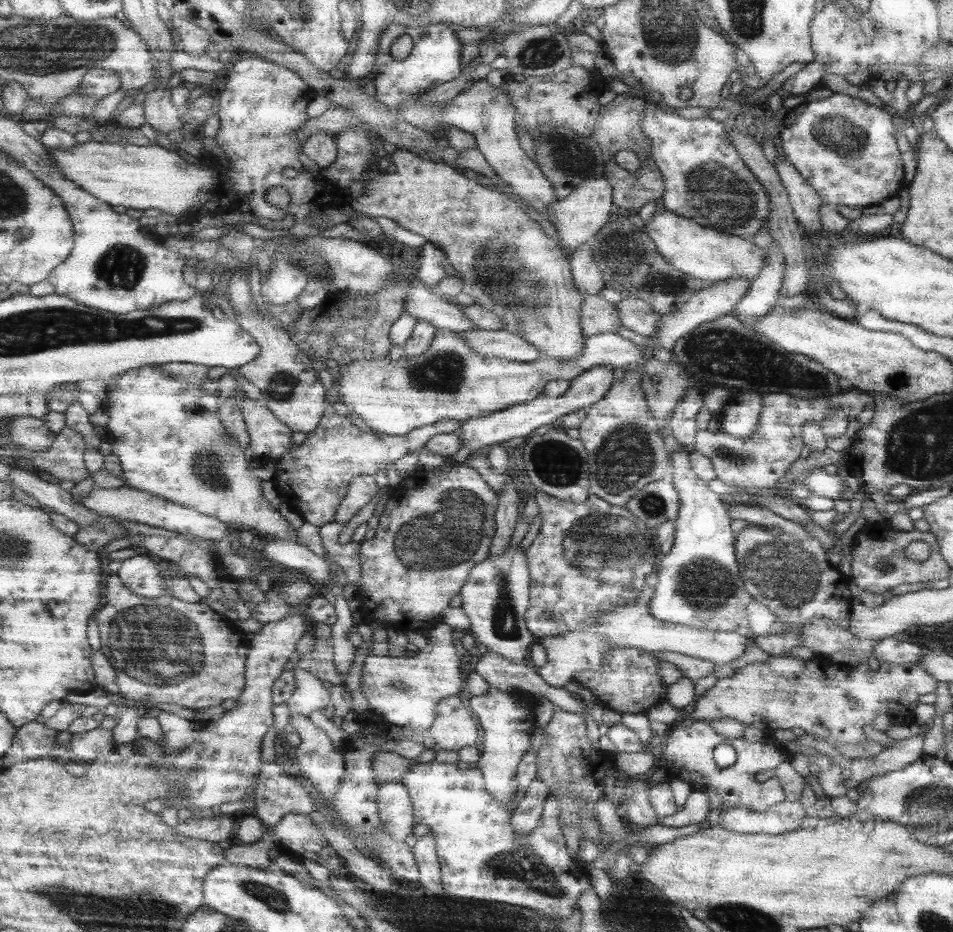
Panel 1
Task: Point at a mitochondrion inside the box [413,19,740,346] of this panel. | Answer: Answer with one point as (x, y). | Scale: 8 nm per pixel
(501, 270)

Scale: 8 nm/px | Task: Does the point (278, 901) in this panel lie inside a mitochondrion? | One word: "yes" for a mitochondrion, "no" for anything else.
yes

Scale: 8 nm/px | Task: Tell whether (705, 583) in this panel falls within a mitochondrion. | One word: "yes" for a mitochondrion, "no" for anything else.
yes

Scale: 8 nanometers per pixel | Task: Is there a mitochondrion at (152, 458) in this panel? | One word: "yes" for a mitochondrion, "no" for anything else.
no

